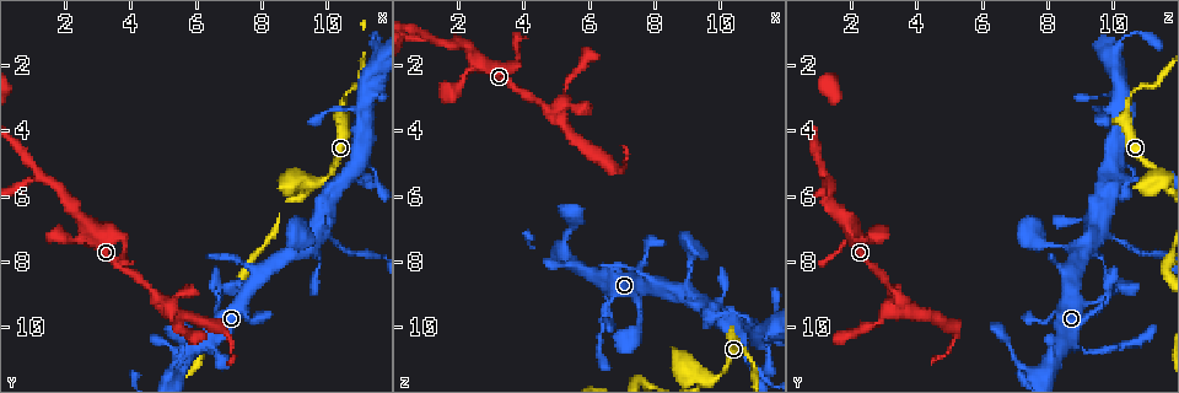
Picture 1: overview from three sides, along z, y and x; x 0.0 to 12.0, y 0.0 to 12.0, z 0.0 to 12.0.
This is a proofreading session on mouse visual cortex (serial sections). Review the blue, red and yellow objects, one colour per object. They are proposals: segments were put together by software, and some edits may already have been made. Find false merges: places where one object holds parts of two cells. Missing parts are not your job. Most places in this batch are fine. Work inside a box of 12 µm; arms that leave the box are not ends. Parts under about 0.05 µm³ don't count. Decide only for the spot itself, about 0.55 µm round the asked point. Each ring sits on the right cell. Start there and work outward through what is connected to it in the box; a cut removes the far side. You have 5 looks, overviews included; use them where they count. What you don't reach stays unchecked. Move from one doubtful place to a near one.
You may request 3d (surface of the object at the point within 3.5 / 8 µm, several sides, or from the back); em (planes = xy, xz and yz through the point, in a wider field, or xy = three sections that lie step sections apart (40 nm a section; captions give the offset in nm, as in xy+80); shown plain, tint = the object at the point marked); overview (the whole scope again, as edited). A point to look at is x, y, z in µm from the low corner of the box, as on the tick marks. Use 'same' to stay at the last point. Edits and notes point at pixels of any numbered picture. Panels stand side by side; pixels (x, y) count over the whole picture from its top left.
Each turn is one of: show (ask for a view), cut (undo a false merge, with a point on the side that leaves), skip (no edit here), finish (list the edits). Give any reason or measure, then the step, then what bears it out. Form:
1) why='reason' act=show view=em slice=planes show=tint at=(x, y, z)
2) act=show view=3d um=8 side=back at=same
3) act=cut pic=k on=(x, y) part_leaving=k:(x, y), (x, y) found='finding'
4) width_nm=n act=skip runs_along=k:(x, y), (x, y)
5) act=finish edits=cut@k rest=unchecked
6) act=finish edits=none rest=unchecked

why='looks like a crossing' act=show view=3d um=3.5 at=(9.8, 7.2, 9.5)

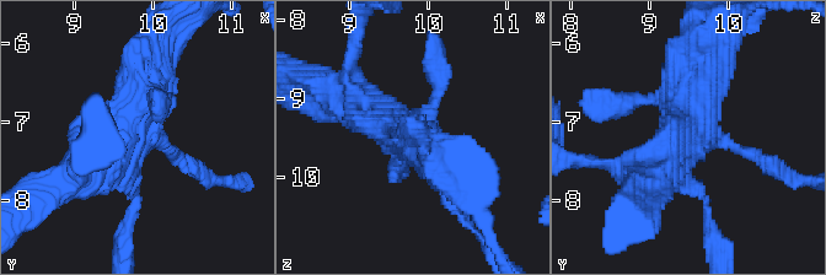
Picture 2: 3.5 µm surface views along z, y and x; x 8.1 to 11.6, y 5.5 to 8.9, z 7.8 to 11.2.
why='now the EM' act=show view=em slice=planes show=tint at=(9.75, 7.15, 9.60)

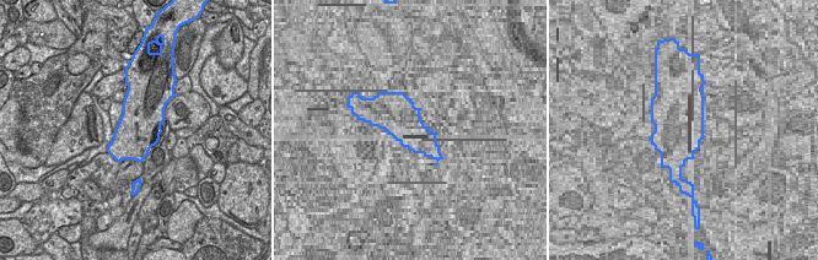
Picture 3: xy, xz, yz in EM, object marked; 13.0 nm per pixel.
width_nm=550 act=skip runs_along=2:(66, 184), (123, 135), (154, 68) found='one cell here'

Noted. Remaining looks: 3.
act=show view=3d um=3.5 at=(11.3, 5.1, 10.5)

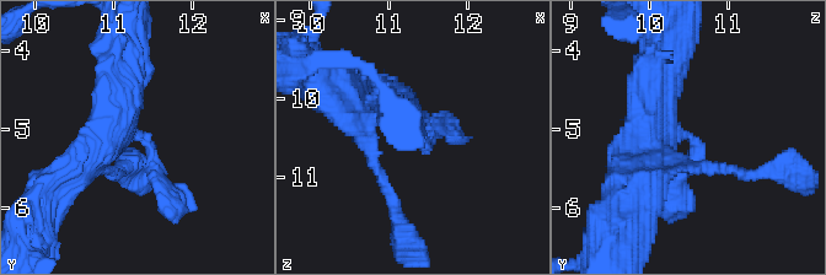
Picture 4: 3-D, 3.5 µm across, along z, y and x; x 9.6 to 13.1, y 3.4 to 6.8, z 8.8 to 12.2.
act=show view=em slice=xy step=5 show=tint at=(11.40, 5.05, 10.45)

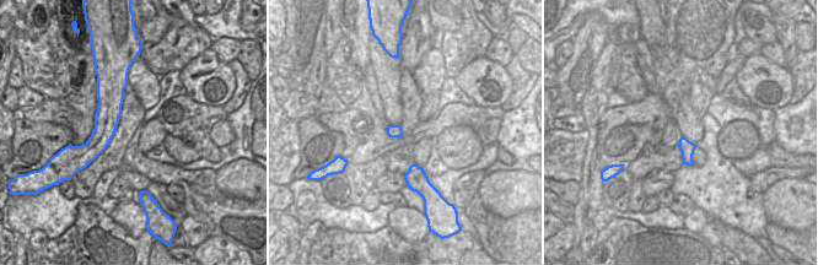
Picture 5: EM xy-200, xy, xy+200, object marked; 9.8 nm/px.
arm_widths_nm=200,450 act=skip runs_along=4:(92, 157), (171, 201) found='all the same cell'

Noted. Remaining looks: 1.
act=finish edits=none rest=unchecked

